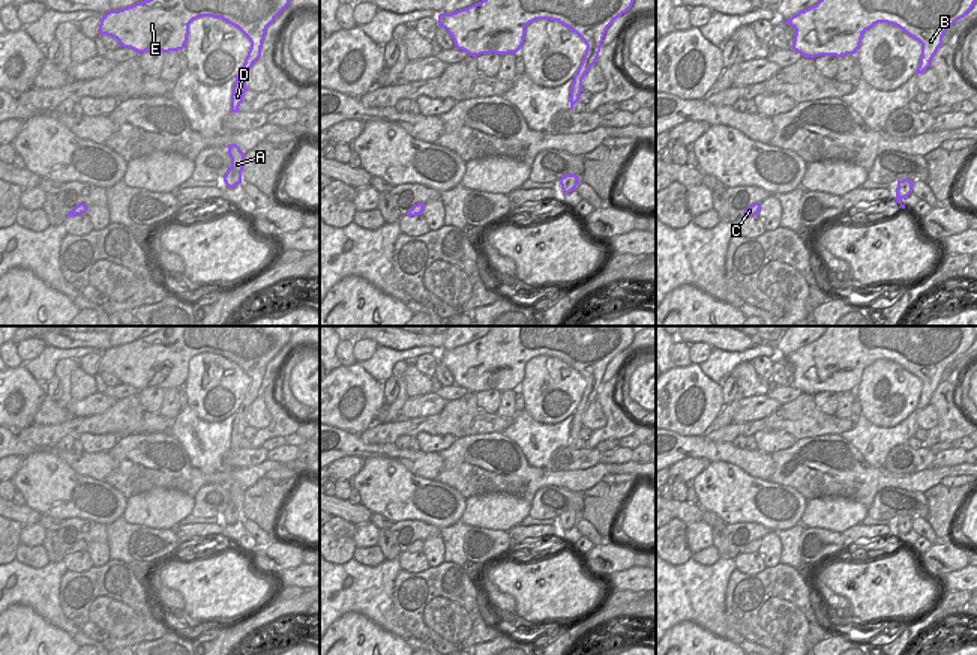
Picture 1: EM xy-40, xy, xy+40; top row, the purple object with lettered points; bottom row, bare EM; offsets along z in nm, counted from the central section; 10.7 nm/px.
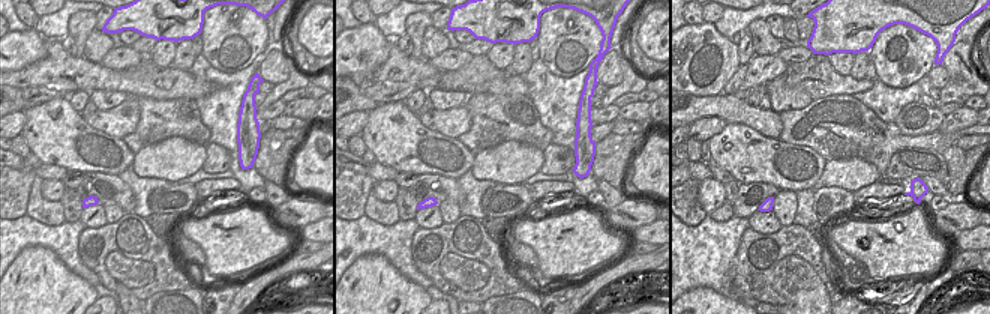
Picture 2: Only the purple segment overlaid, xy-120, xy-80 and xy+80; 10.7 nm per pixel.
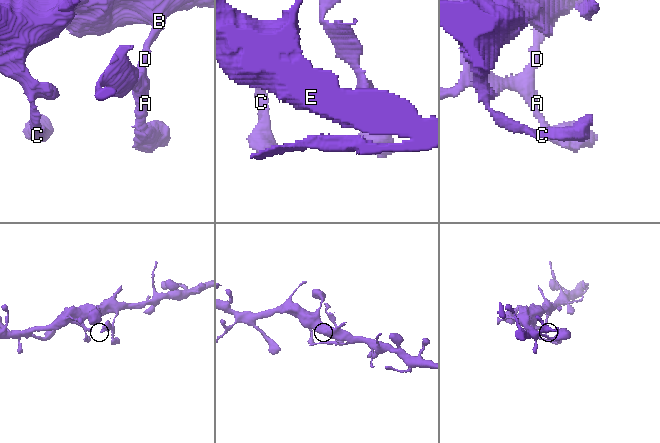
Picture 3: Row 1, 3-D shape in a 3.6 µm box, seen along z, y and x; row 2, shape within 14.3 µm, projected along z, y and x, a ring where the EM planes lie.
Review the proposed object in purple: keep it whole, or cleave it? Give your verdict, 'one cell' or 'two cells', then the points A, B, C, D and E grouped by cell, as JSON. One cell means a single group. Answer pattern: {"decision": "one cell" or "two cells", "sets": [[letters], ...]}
{"decision": "one cell", "sets": [["A", "B", "C", "D", "E"]]}

